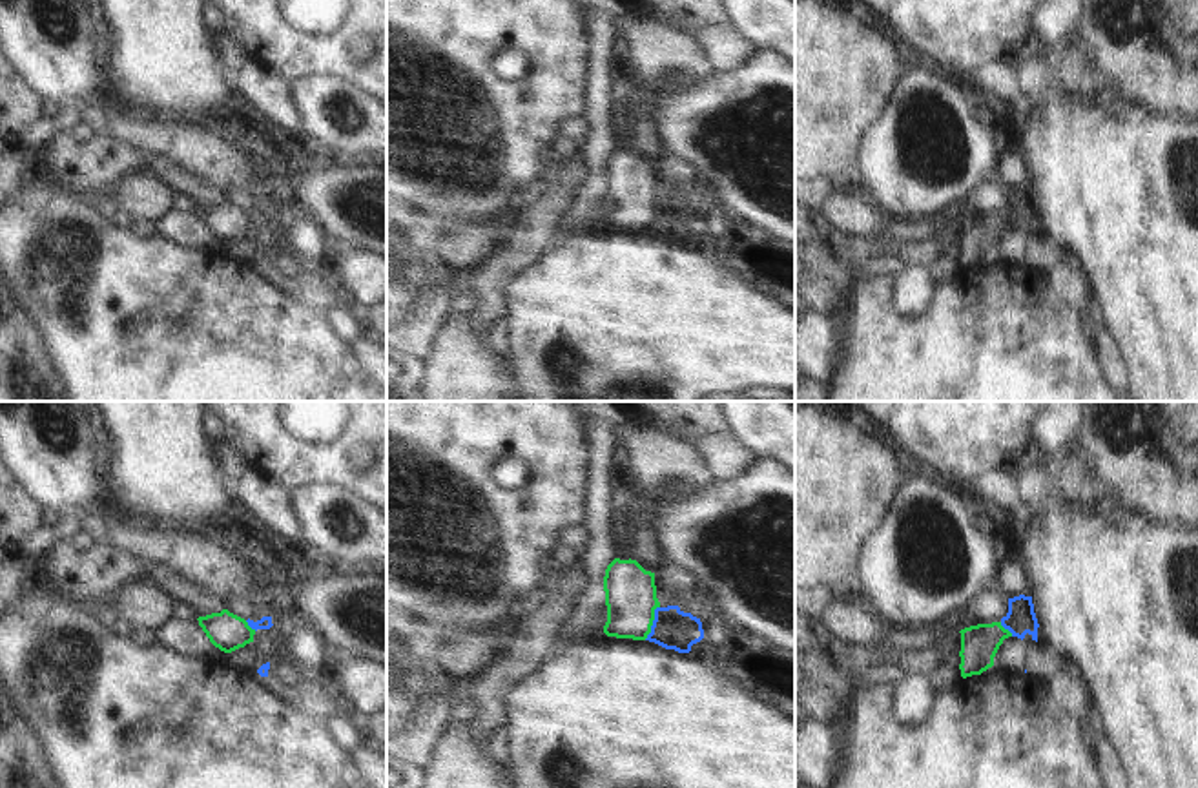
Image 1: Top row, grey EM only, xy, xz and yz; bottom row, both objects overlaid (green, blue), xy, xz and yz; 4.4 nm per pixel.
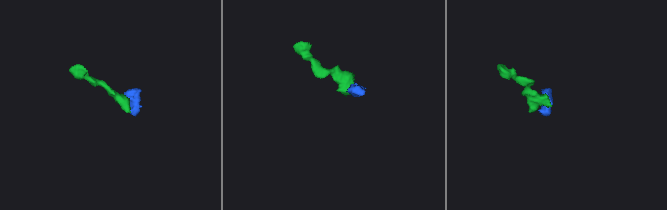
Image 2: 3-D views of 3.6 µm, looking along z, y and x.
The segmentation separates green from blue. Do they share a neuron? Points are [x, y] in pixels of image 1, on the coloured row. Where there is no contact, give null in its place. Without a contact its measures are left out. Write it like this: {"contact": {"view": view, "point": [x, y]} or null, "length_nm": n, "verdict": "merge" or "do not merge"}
{"contact": {"view": "xz", "point": [651, 622]}, "length_nm": 170, "verdict": "do not merge"}

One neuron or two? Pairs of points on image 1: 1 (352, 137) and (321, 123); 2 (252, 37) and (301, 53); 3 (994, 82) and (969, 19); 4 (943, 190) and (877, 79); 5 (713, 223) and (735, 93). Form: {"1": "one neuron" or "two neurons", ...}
{"1": "one neuron", "2": "one neuron", "3": "two neurons", "4": "two neurons", "5": "two neurons"}

